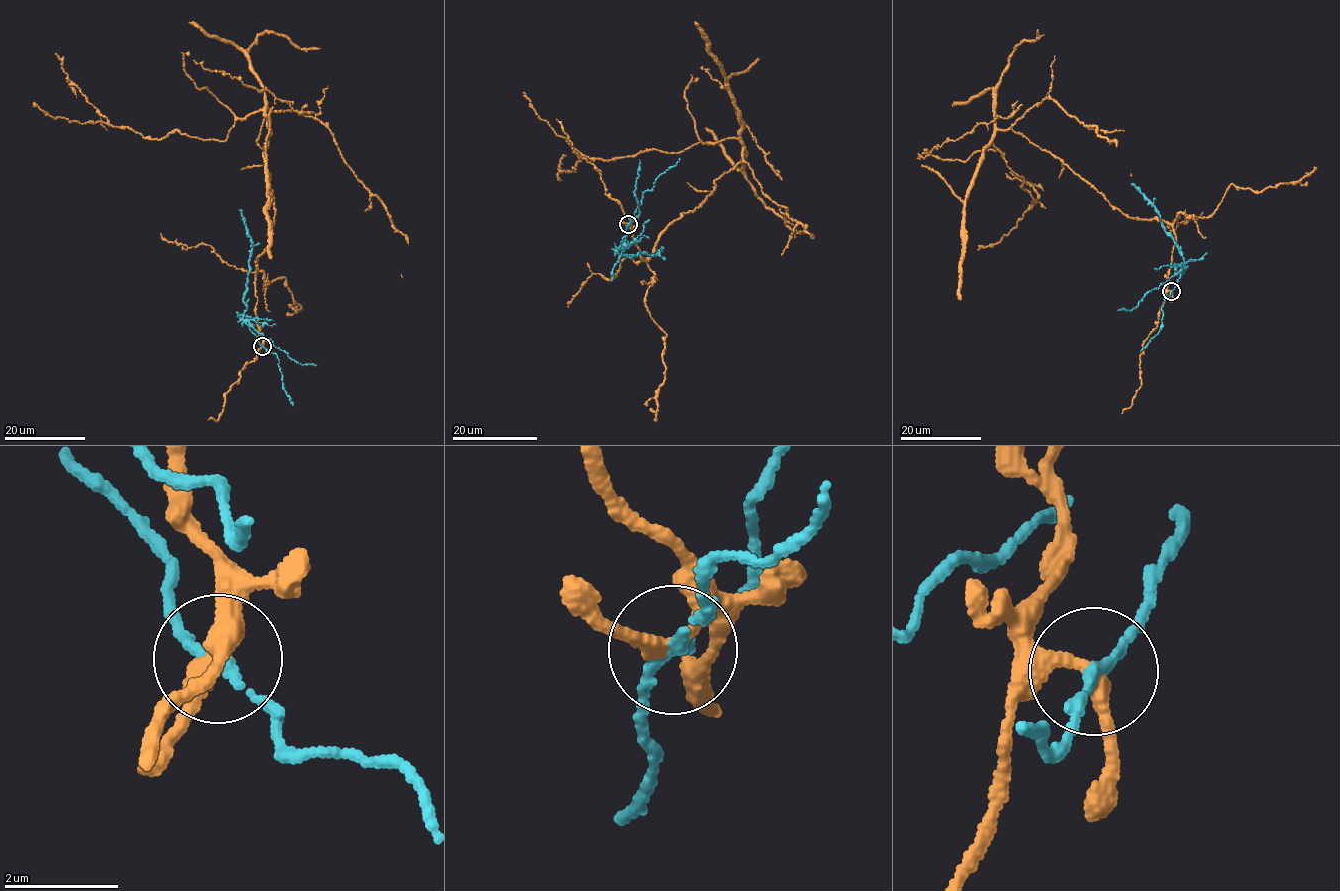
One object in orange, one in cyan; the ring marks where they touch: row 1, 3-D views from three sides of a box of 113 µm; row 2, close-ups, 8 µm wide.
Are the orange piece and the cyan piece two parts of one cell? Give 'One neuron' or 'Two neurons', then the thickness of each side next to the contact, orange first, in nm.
Two neurons. Thickness 240 nm (orange) against 150 nm

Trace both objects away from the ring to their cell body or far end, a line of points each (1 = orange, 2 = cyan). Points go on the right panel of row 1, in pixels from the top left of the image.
1: (1171, 291), (1172, 227), (1125, 216), (1050, 153), (998, 130), (992, 140), (1032, 208), (1038, 193), (1010, 172)
2: (1171, 291), (1185, 263), (1182, 252), (1165, 230), (1154, 205), (1132, 185)

